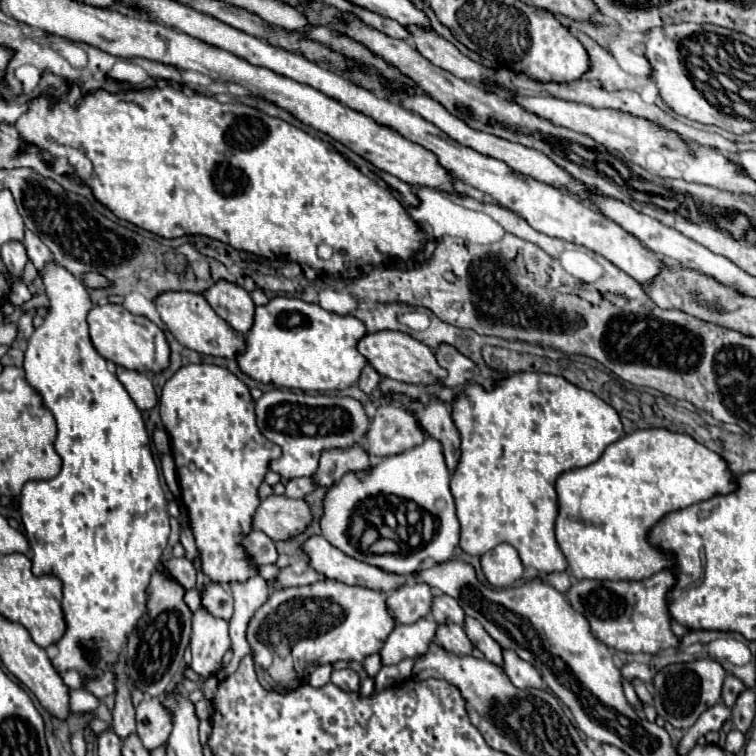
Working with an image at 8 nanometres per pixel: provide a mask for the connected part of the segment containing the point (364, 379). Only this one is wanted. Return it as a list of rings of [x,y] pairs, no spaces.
[[[366,365],[366,369],[362,371],[362,377],[358,381],[358,387],[370,395],[380,389],[380,381],[382,381],[382,375],[372,365]]]

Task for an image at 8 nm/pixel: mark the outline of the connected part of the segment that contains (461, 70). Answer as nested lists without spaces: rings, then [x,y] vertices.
[[[406,25],[406,31],[410,33],[412,43],[416,45],[416,51],[426,57],[430,63],[434,63],[436,67],[466,79],[466,81],[486,81],[484,77],[484,67],[470,61],[468,57],[464,57],[448,39],[444,39],[440,33],[436,33],[434,29],[426,29],[426,27],[418,27],[418,25]]]

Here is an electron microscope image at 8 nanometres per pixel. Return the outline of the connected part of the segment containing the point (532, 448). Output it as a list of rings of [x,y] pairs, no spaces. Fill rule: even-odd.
[[[512,373],[492,391],[484,391],[480,385],[468,385],[464,393],[466,397],[460,395],[452,401],[452,417],[462,437],[462,461],[450,481],[456,517],[462,527],[460,547],[470,555],[482,557],[496,545],[510,543],[526,567],[534,567],[540,573],[566,571],[568,561],[554,535],[558,517],[554,483],[564,471],[598,461],[610,443],[626,435],[616,409],[594,393],[568,383],[564,377],[544,373]]]

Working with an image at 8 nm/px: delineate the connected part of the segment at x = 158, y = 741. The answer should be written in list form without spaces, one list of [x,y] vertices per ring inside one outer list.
[[[144,697],[142,703],[136,707],[136,723],[138,723],[136,733],[148,751],[156,749],[158,745],[164,745],[168,741],[168,735],[172,729],[172,713],[164,705],[164,697]]]

